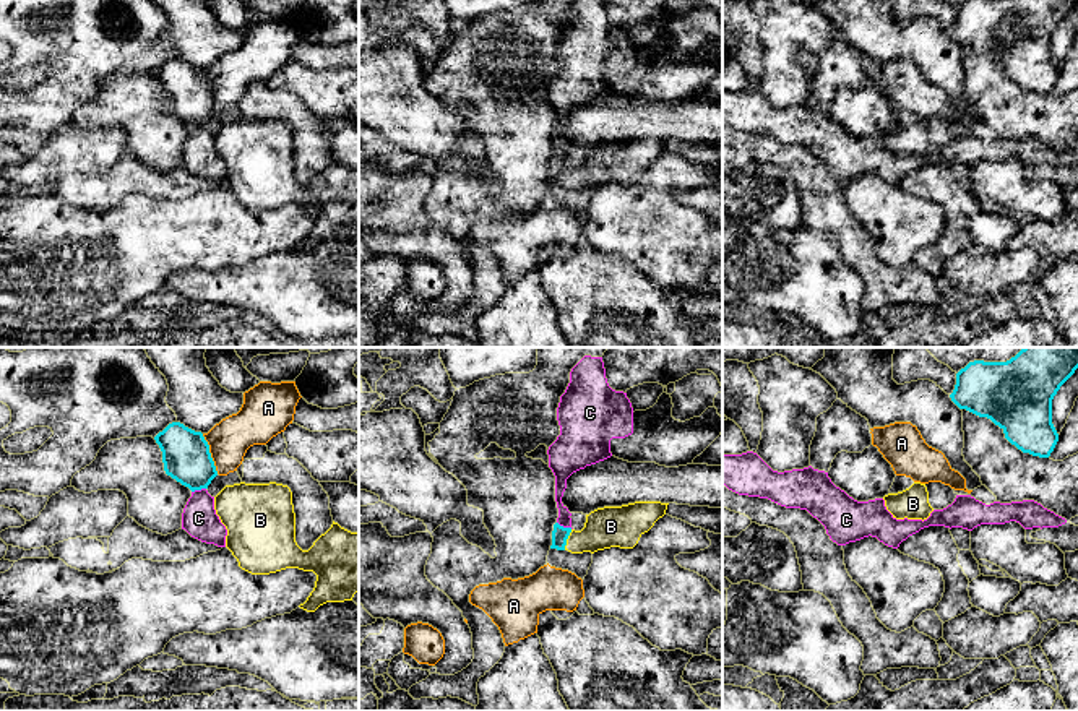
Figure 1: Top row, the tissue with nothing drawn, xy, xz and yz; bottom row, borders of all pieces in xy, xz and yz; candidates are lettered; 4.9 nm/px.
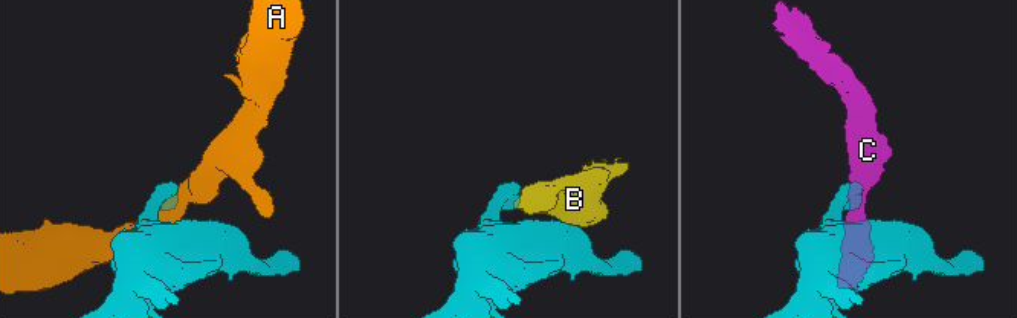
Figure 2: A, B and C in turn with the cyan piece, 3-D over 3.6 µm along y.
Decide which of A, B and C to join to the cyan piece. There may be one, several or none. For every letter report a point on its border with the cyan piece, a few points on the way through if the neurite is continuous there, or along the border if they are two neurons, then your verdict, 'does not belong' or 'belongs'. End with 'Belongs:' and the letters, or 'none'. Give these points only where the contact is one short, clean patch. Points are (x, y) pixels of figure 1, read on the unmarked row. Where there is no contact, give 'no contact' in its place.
A: xy (210, 90) | does not belong
B: xz (567, 174) | across xz (559, 171), (567, 174), (593, 174), (611, 163) | belongs
C: xz (565, 164) | along xz (557, 158), (572, 164) | does not belong
Belongs: B

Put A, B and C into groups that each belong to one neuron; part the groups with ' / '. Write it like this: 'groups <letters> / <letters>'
groups A / B / C

